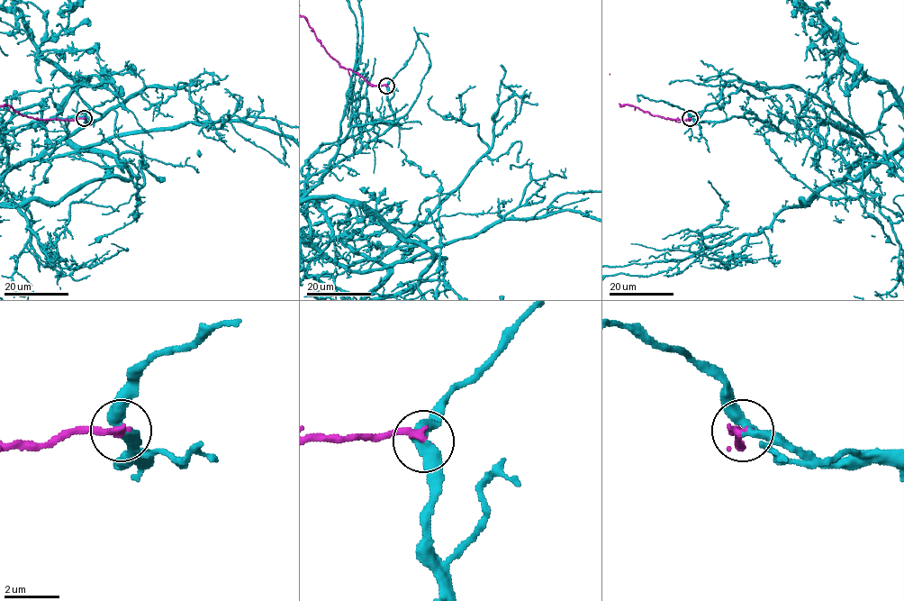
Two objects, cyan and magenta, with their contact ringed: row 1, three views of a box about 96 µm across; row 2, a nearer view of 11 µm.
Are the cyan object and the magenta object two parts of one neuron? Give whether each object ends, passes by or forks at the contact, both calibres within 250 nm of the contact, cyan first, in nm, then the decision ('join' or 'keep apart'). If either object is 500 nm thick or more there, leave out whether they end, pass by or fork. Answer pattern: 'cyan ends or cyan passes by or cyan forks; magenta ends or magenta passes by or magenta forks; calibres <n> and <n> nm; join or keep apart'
cyan passes by; magenta ends; calibres 360 and 280 nm; join

